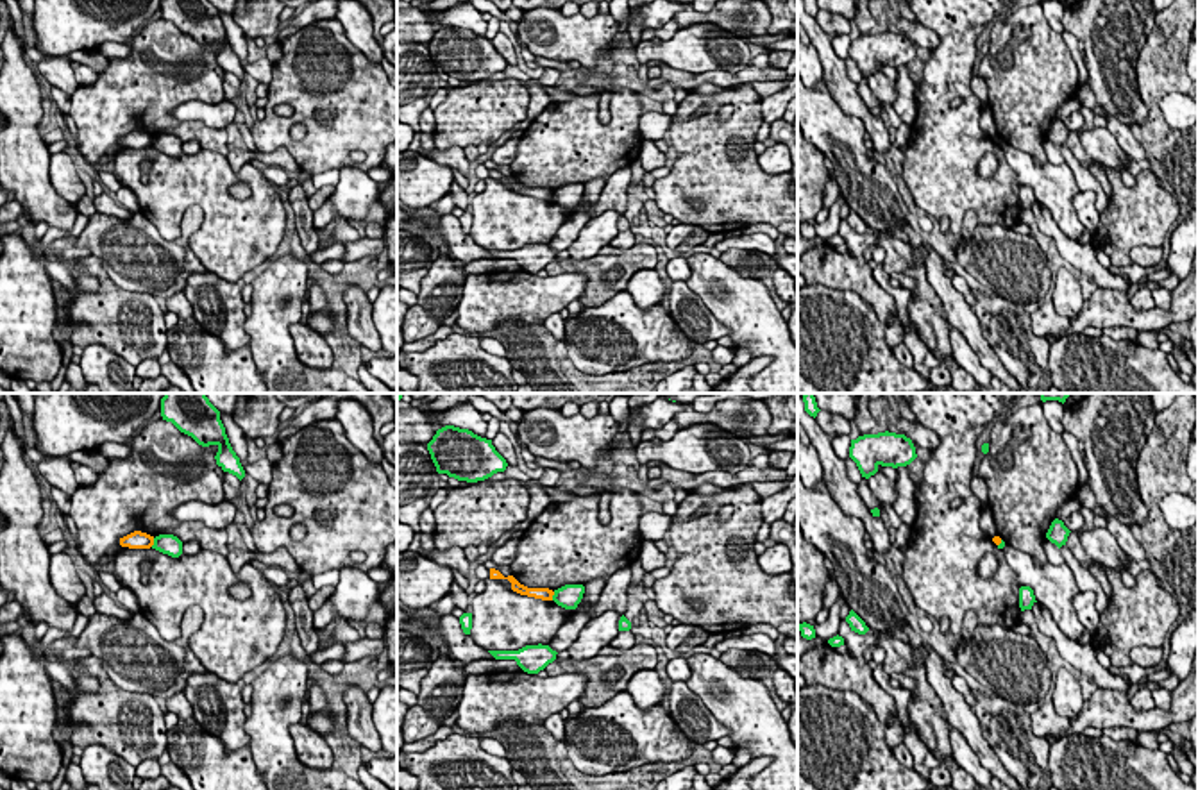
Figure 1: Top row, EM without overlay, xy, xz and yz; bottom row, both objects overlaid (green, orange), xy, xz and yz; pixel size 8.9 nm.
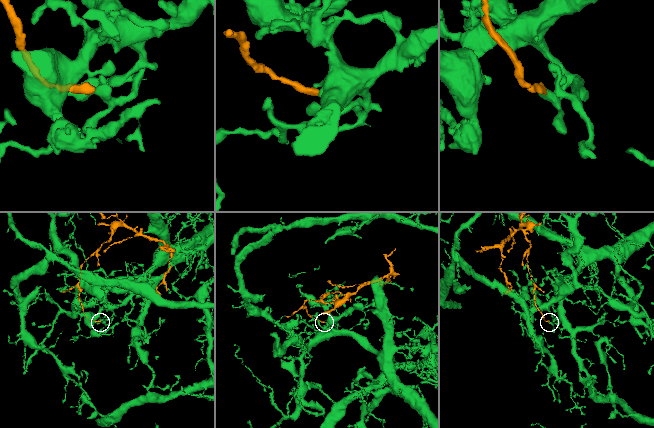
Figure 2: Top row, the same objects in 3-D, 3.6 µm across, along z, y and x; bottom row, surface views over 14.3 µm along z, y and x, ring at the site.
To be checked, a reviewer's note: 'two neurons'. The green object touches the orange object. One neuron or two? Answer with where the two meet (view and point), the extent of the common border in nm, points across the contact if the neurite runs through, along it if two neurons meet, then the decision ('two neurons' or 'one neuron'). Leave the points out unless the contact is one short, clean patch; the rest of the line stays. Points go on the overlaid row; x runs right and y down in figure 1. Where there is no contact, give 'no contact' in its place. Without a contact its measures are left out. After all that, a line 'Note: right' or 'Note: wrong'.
xy (154, 542) | 90 nm | along xy (154, 538), (151, 546) | two neurons
Note: right

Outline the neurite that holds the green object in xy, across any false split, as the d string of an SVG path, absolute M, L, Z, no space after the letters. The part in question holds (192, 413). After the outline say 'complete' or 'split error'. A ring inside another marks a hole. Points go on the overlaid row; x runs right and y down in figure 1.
M165 393L161 399L161 416L181 433L191 436L198 445L216 445L216 465L240 481L245 477L240 458L225 434L220 411L209 402L206 393Z | complete

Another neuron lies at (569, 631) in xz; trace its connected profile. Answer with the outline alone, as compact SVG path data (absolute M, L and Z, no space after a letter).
M583 609L574 613L556 633L556 636L547 643L553 651L561 652L570 647L570 643L579 636L579 631L592 617Z

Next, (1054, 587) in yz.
M1005 545L1003 552L1014 570L1014 583L1019 588L1030 586L1035 601L1051 613L1062 635L1076 642L1085 627L1080 624L1073 608L1073 599L1080 590L1069 565L1066 561L1062 565L1037 565L1030 554L1012 545Z

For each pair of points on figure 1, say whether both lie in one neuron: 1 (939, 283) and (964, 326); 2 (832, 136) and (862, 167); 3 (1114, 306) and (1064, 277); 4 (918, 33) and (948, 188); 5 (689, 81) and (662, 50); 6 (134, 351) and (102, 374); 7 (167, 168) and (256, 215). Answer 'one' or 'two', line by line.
1: one
2: one
3: two
4: two
5: two
6: two
7: one

